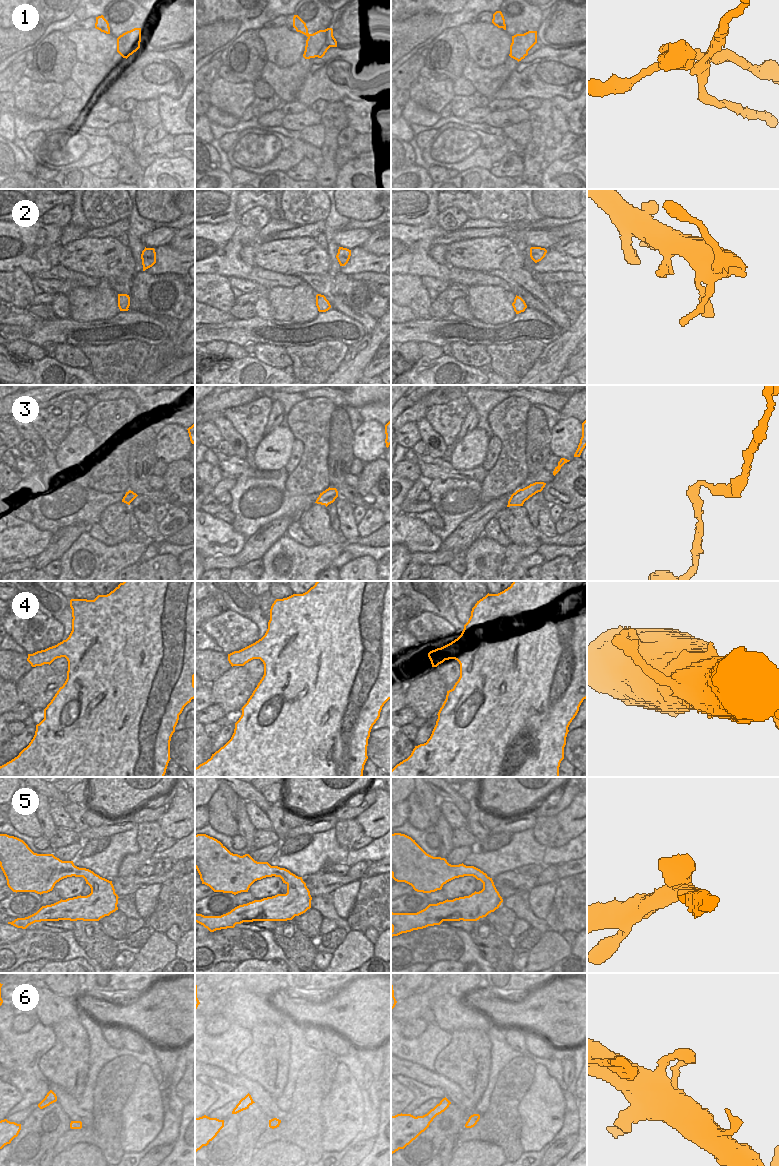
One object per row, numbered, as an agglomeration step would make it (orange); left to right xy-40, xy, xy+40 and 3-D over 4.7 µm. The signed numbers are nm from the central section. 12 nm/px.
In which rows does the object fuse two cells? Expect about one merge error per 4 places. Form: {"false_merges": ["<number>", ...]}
{"false_merges": ["1"]}

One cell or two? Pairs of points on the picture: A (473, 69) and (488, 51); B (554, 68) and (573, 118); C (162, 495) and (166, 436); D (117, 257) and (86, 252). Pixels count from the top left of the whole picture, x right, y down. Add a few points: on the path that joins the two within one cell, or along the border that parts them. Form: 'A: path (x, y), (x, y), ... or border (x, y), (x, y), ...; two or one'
A: border (469, 59), (481, 67), (496, 67), (501, 64); two
B: border (576, 97), (565, 99), (554, 96), (550, 100); two
C: border (184, 457), (173, 460), (168, 464); two
D: path (109, 257), (94, 257); one

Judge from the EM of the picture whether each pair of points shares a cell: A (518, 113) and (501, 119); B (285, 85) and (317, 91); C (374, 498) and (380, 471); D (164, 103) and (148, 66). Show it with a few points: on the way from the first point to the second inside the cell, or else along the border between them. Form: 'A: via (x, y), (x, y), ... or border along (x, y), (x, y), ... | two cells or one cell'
A: via (514, 115), (505, 118) | one cell
B: border along (314, 69), (298, 100) | two cells
C: via (374, 491), (375, 481), (378, 478) | one cell
D: border along (184, 89), (178, 98), (161, 95), (157, 99) | two cells

